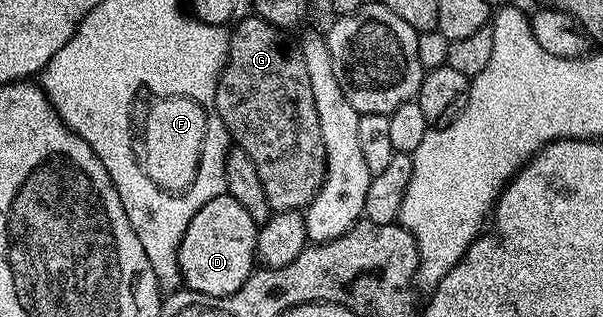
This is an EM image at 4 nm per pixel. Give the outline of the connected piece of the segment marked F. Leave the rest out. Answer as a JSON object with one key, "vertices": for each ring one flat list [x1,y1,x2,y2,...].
{"vertices":[[168,97,168,98,158,98,154,100,154,104,150,104,149,108,147,109,147,113,144,119,143,125,144,130,144,160,142,159,142,167,145,172,145,174,148,176,150,180,154,184,156,184,159,188,162,190,166,190,170,193,181,193,184,192,187,187,190,186,192,180,195,179,195,174,198,171,199,168,199,160,200,156,202,155,203,150,203,142,204,138,207,134,207,116,208,112,205,108,205,105,203,103,195,101,194,98,188,98,188,97]]}

